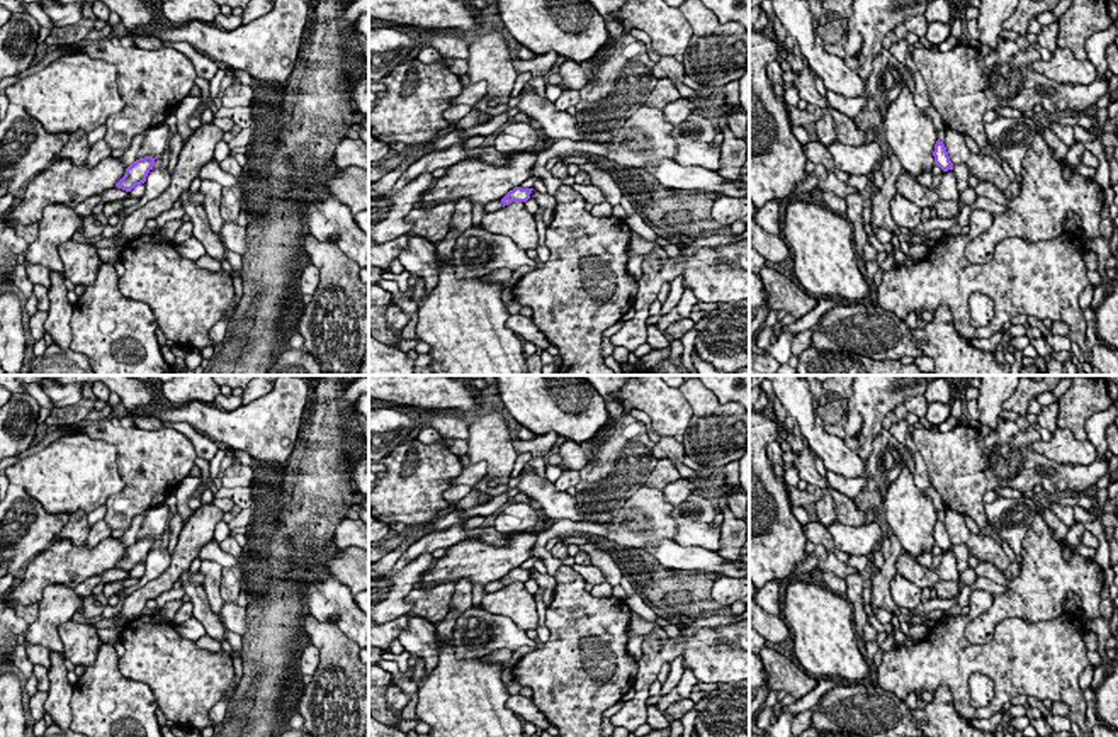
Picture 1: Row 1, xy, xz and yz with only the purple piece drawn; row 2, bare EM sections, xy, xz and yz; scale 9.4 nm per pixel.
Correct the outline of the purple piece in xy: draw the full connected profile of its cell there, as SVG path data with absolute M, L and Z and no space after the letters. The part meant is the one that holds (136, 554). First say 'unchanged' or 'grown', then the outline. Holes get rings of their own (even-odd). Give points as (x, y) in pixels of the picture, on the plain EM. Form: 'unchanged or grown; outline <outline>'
unchanged; outline M153 537L136 540L126 549L124 557L116 564L116 567L131 572L136 565L144 564L148 554L153 550L155 540L156 538Z

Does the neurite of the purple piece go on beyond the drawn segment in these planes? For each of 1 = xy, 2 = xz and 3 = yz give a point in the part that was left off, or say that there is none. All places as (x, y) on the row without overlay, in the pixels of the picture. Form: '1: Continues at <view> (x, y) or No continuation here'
1: No continuation here
2: No continuation here
3: No continuation here

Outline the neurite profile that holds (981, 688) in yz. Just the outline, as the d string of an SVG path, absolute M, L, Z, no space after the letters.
M974 672L968 679L970 705L974 708L987 706L992 701L994 683L991 678Z

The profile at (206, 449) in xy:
M161 421L161 423L163 423L163 428L173 428L173 430L184 433L192 442L199 459L211 462L214 459L214 455L217 453L219 443L216 443L209 436L202 435L200 431L194 430L189 423L180 423L180 421L177 421L177 423Z

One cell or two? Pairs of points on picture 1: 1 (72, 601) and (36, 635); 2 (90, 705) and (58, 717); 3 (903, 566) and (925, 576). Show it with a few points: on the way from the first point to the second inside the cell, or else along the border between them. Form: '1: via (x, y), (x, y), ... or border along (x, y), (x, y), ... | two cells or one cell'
1: via (63, 608), (45, 627) | one cell
2: border along (73, 685), (72, 719) | two cells
3: via (908, 566), (920, 574) | one cell

